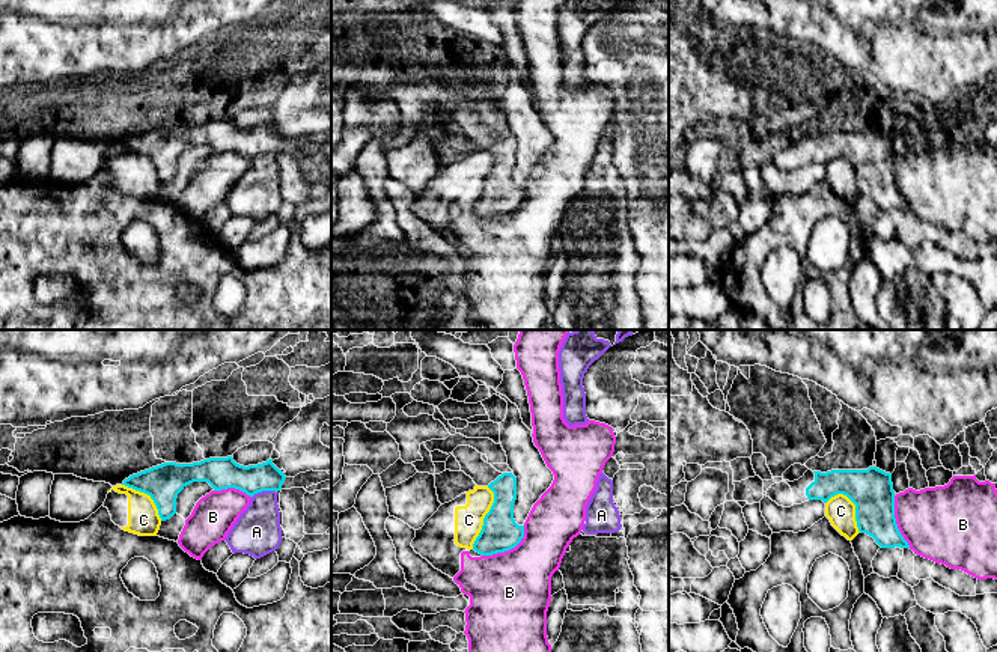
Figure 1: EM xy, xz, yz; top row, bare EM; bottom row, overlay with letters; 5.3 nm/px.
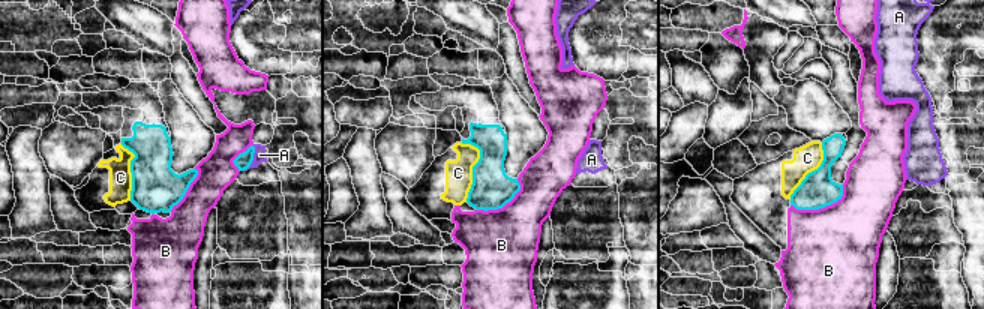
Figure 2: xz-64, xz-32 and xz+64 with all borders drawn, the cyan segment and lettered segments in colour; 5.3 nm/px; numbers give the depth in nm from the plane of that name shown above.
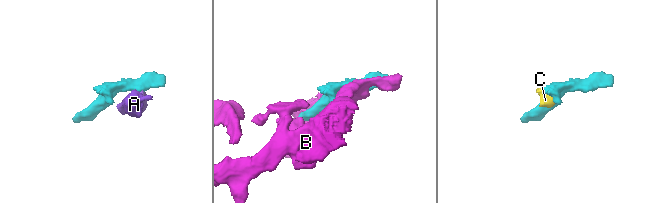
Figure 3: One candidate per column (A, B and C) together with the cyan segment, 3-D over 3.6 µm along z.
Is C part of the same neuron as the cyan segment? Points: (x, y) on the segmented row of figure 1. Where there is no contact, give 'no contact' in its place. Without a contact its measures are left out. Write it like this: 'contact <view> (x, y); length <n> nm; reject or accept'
contact xz (484, 518); length 340 nm; reject

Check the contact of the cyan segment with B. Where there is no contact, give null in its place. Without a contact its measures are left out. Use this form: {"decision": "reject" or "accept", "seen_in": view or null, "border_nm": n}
{"decision": "reject", "seen_in": "xz", "border_nm": 280}

